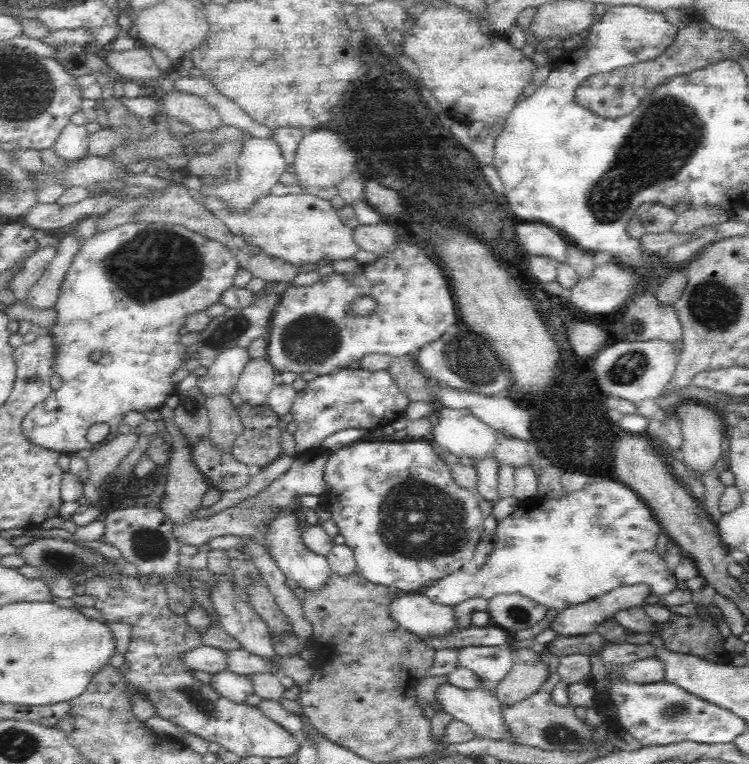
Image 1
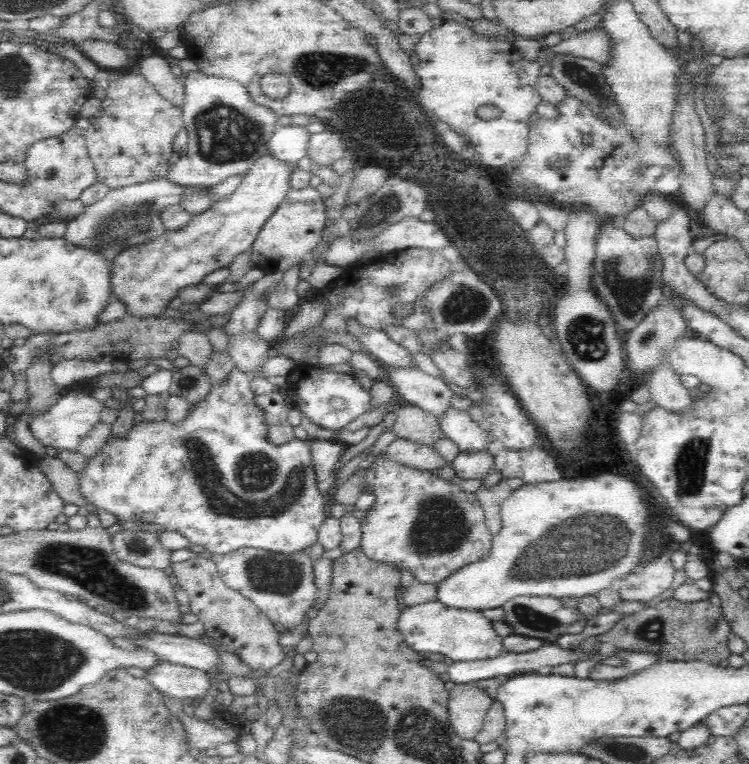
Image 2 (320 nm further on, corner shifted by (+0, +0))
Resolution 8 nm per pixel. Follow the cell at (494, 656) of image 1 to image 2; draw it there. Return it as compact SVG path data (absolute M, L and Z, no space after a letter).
M438 601L402 610L396 629L406 646L425 656L444 654L456 662L468 662L496 658L504 652L503 639L482 611L452 609Z

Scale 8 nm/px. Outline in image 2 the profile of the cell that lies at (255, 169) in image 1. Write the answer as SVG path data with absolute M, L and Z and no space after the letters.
M282 126L268 142L268 155L278 160L298 163L308 154L308 145L311 133L304 126Z

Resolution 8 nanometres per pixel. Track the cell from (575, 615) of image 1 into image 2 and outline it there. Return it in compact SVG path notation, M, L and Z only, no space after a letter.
M659 556L626 576L619 590L621 600L655 602L672 586L676 571L669 556Z

